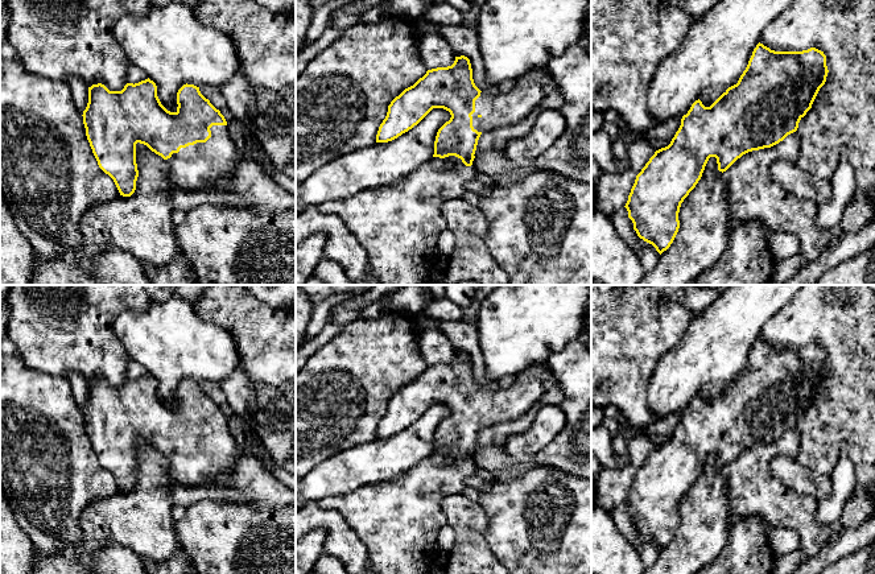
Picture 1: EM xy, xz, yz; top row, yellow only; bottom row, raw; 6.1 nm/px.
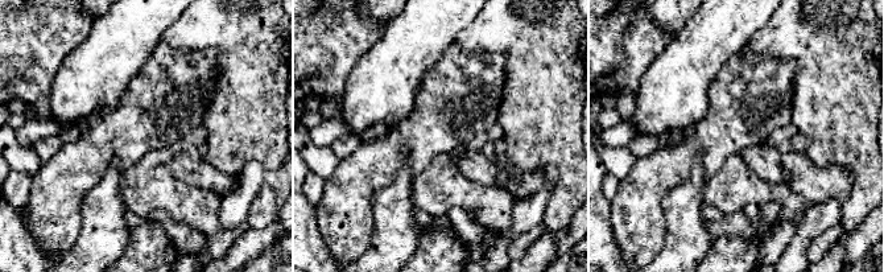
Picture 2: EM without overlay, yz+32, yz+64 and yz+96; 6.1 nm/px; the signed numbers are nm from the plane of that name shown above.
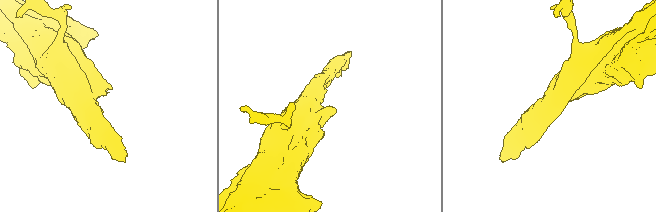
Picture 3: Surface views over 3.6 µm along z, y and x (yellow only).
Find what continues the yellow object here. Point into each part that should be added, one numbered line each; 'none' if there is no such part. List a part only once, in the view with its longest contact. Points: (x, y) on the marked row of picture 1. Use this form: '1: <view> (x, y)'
1: xy (203, 164)

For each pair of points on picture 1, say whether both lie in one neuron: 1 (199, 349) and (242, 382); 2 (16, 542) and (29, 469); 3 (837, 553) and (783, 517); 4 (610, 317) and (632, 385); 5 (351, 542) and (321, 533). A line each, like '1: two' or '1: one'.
1: two
2: two
3: two
4: one
5: two

